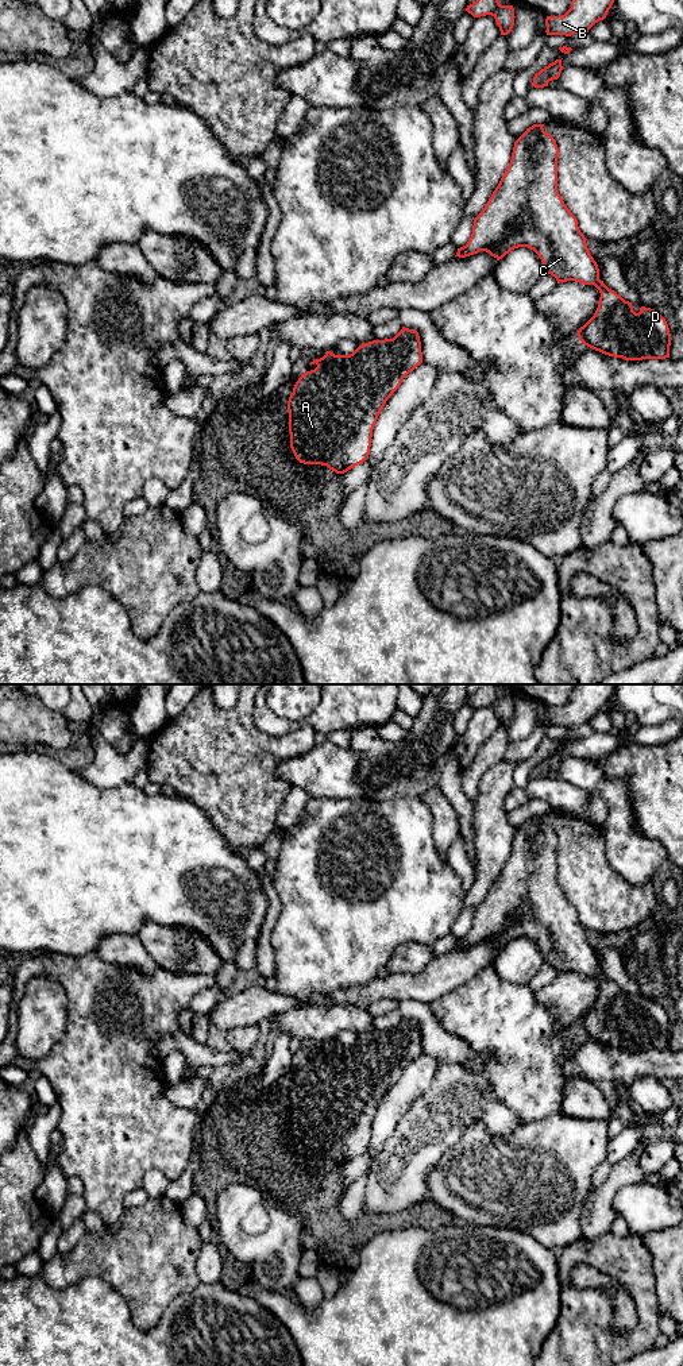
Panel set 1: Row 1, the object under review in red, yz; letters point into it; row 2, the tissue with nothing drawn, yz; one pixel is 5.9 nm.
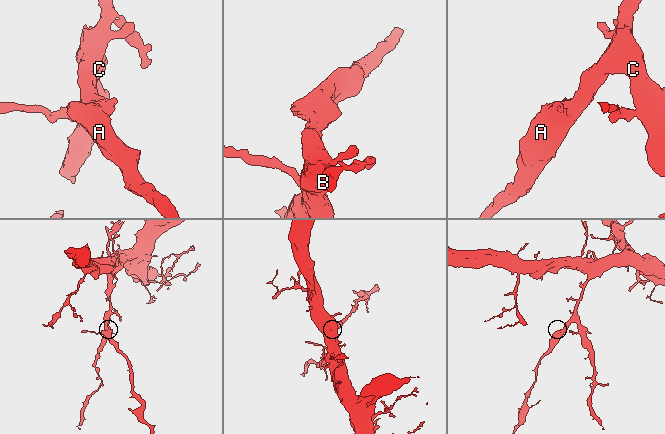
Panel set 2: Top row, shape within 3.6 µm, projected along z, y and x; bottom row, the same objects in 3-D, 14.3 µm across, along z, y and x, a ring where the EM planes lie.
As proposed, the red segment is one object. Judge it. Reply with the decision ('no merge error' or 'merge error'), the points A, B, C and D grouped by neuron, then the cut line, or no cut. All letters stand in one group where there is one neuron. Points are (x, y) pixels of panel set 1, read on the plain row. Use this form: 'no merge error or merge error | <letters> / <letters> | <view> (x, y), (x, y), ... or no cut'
no merge error | A B C D | no cut

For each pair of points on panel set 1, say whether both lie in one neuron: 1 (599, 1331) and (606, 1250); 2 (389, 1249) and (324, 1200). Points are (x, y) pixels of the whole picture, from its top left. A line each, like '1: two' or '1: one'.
1: one
2: two

